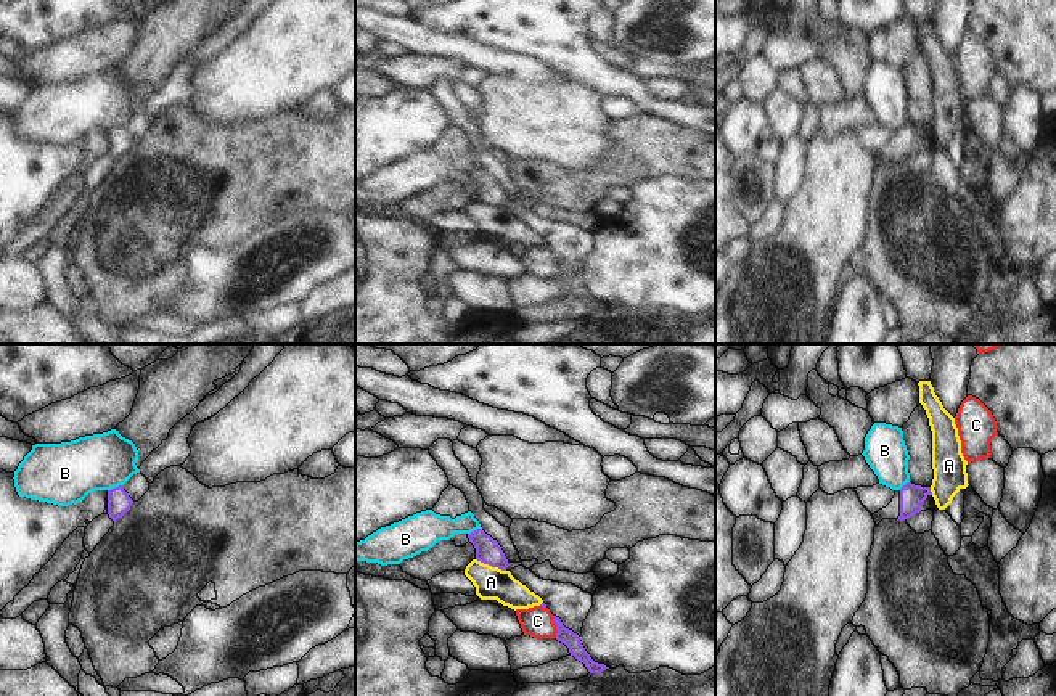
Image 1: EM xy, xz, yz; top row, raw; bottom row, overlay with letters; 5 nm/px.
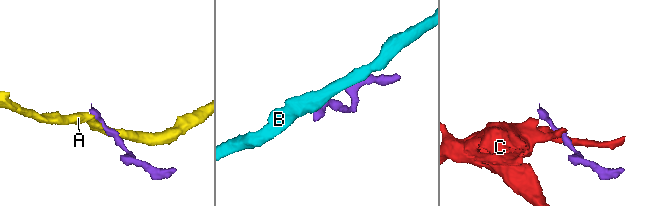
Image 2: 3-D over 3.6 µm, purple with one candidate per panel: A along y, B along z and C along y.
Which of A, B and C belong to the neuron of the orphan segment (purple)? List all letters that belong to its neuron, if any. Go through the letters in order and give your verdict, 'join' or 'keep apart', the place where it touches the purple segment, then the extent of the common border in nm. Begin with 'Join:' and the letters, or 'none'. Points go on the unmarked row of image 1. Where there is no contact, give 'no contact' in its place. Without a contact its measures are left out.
Join: none
A: keep apart | xz (491, 204) | 170 nm
B: keep apart | xy (114, 127) | 90 nm
C: keep apart | xz (556, 267) | 110 nm

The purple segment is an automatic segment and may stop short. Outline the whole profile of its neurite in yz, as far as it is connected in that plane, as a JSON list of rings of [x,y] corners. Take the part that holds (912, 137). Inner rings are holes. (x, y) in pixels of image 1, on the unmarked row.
[[[907,122],[900,130],[895,130],[892,141],[886,148],[871,156],[876,166],[882,159],[905,161],[921,151],[921,145],[929,135],[932,135],[931,127]]]

